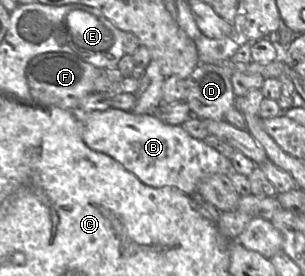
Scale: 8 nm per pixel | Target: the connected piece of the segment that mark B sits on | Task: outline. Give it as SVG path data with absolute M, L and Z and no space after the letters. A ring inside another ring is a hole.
M110 107L105 111L93 111L86 114L79 112L77 118L81 137L89 148L109 155L148 186L173 187L189 196L195 196L199 182L205 177L213 174L229 176L233 171L230 159L208 146L203 140L193 138L182 126L165 124L152 114L137 115L132 111Z

